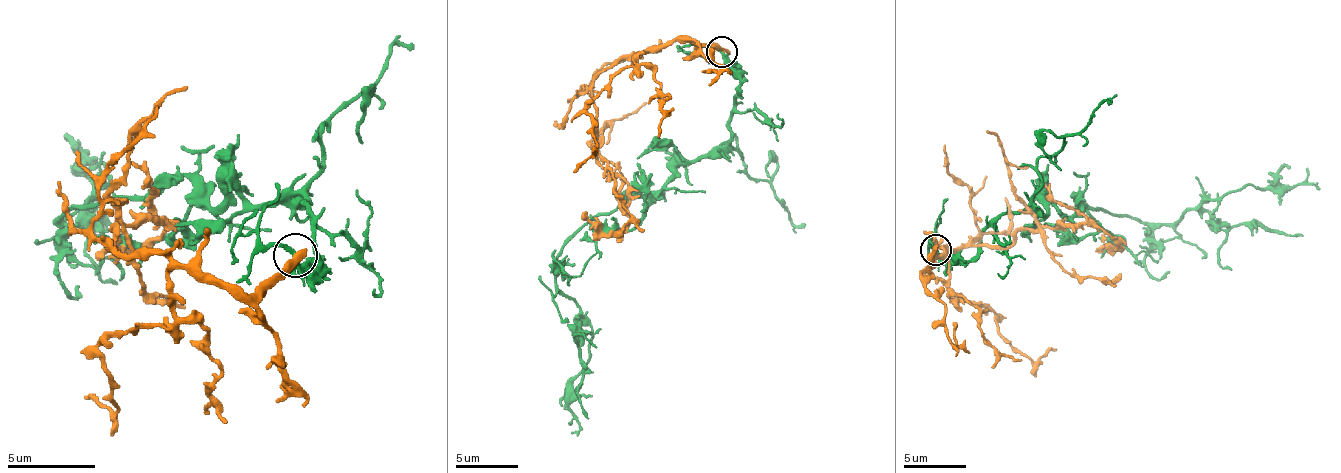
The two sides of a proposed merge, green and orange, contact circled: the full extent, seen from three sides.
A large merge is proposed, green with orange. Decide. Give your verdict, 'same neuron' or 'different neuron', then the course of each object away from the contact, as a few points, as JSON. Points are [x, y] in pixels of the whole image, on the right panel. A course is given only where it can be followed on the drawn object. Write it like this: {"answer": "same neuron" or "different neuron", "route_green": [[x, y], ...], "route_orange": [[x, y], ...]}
{"answer": "different neuron", "route_green": [[934, 250], [971, 260], [1006, 213], [1052, 204], [1068, 216], [1080, 194], [1170, 222], [1247, 185], [1319, 182]], "route_orange": [[934, 250], [925, 275], [922, 275], [944, 247], [1006, 247], [1018, 232], [1099, 225], [1117, 247], [1095, 250]]}

